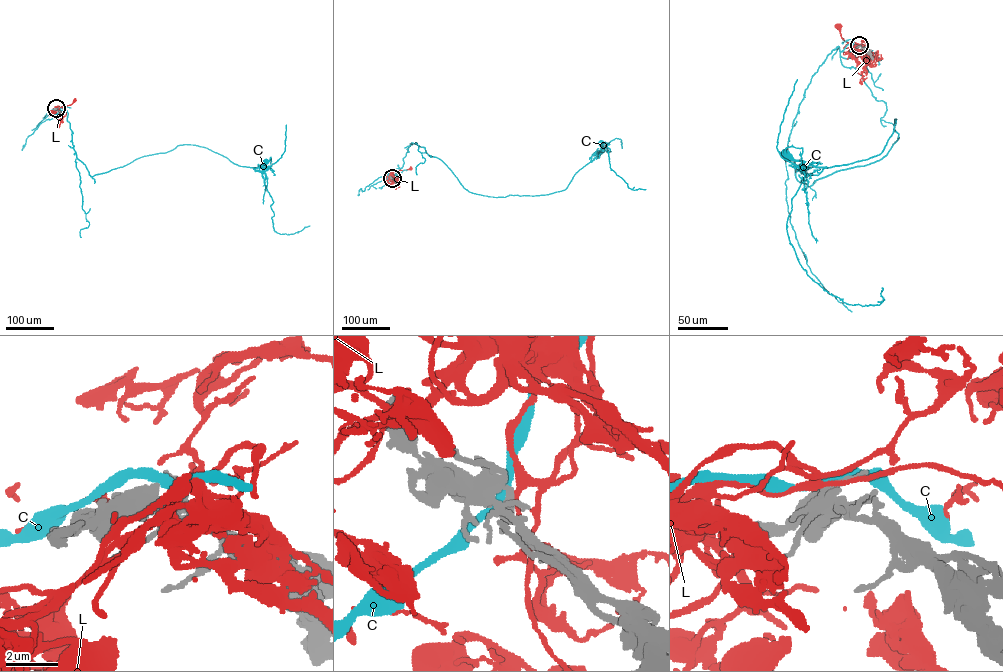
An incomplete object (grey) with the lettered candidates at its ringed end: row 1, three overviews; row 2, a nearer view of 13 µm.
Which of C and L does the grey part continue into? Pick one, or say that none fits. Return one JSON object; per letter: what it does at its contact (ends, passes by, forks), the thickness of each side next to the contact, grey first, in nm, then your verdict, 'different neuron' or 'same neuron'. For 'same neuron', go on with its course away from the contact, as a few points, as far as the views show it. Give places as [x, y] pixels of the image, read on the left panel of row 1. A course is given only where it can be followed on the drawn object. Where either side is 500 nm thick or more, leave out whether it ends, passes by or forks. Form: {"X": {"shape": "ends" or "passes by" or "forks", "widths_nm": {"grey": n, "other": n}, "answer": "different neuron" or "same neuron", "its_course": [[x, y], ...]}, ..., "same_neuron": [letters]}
{"C": {"shape": "passes by", "widths_nm": {"grey": 220, "other": 320}, "answer": "different neuron"}, "L": {"shape": "forks", "widths_nm": {"grey": 200, "other": 170}, "answer": "same neuron", "its_course": [[56, 108], [71, 105], [74, 100]]}, "same_neuron": ["L"]}

